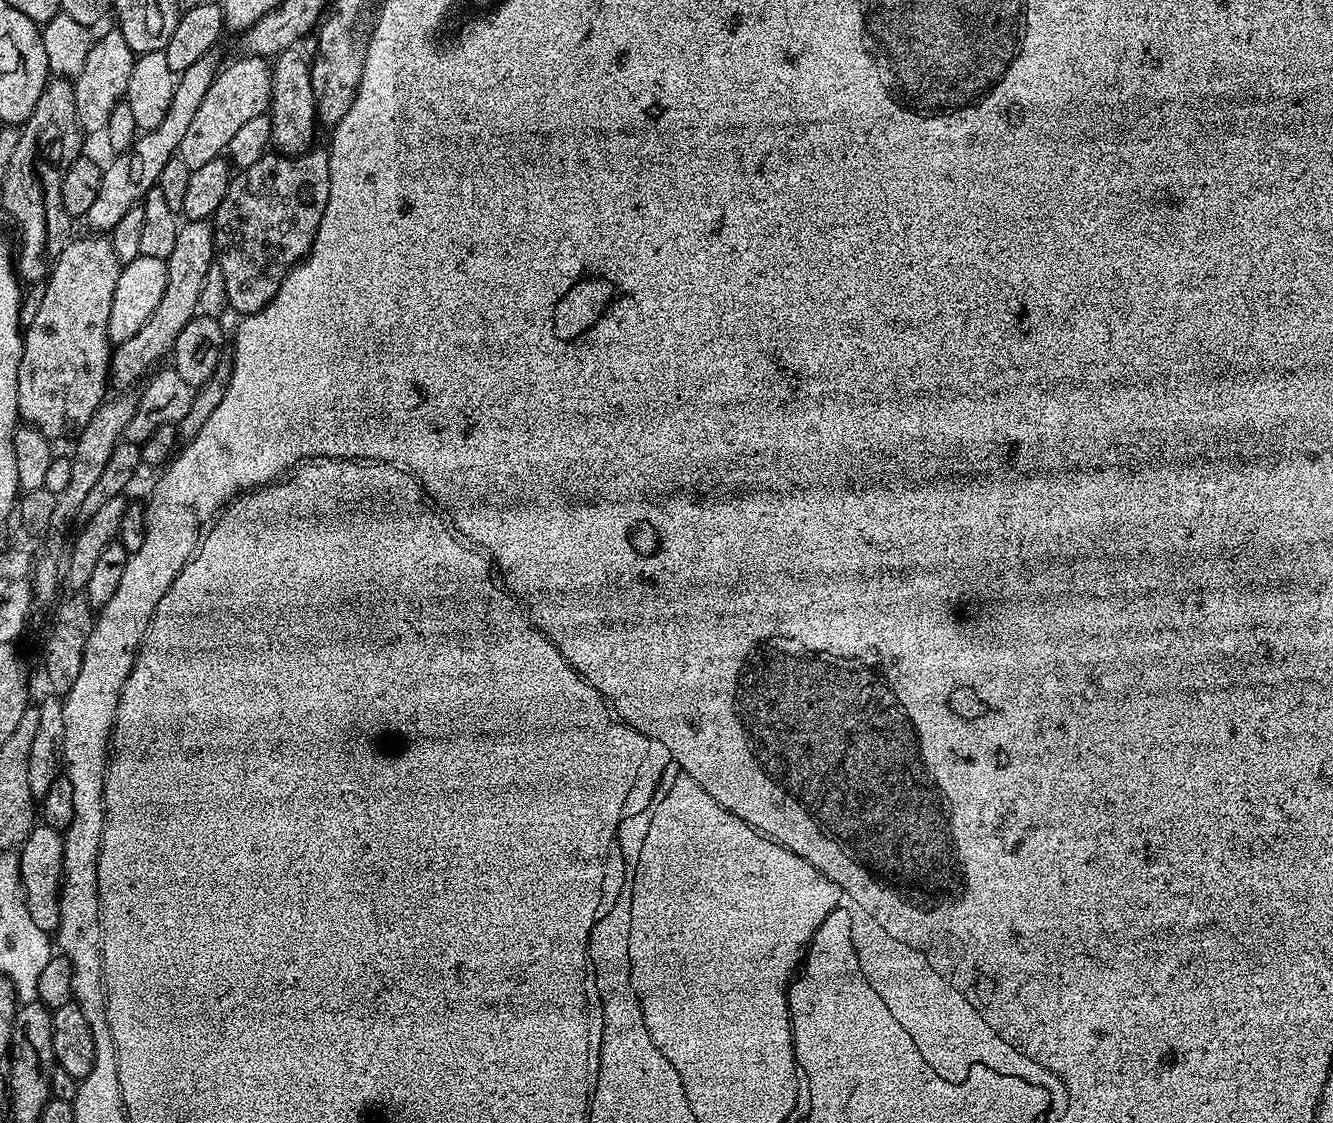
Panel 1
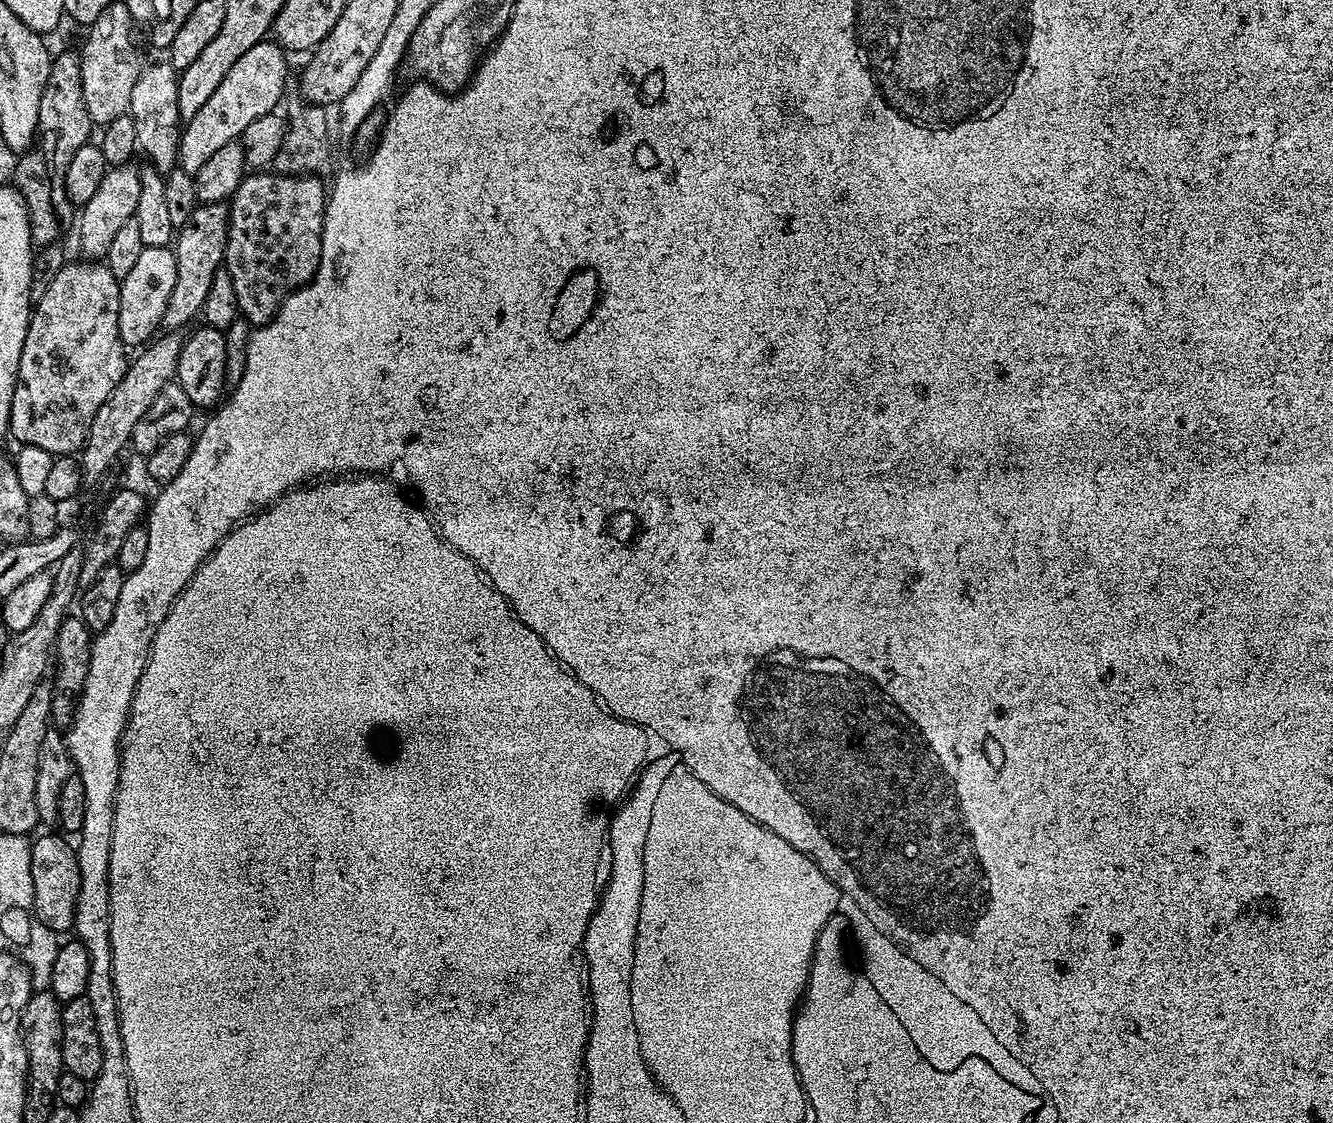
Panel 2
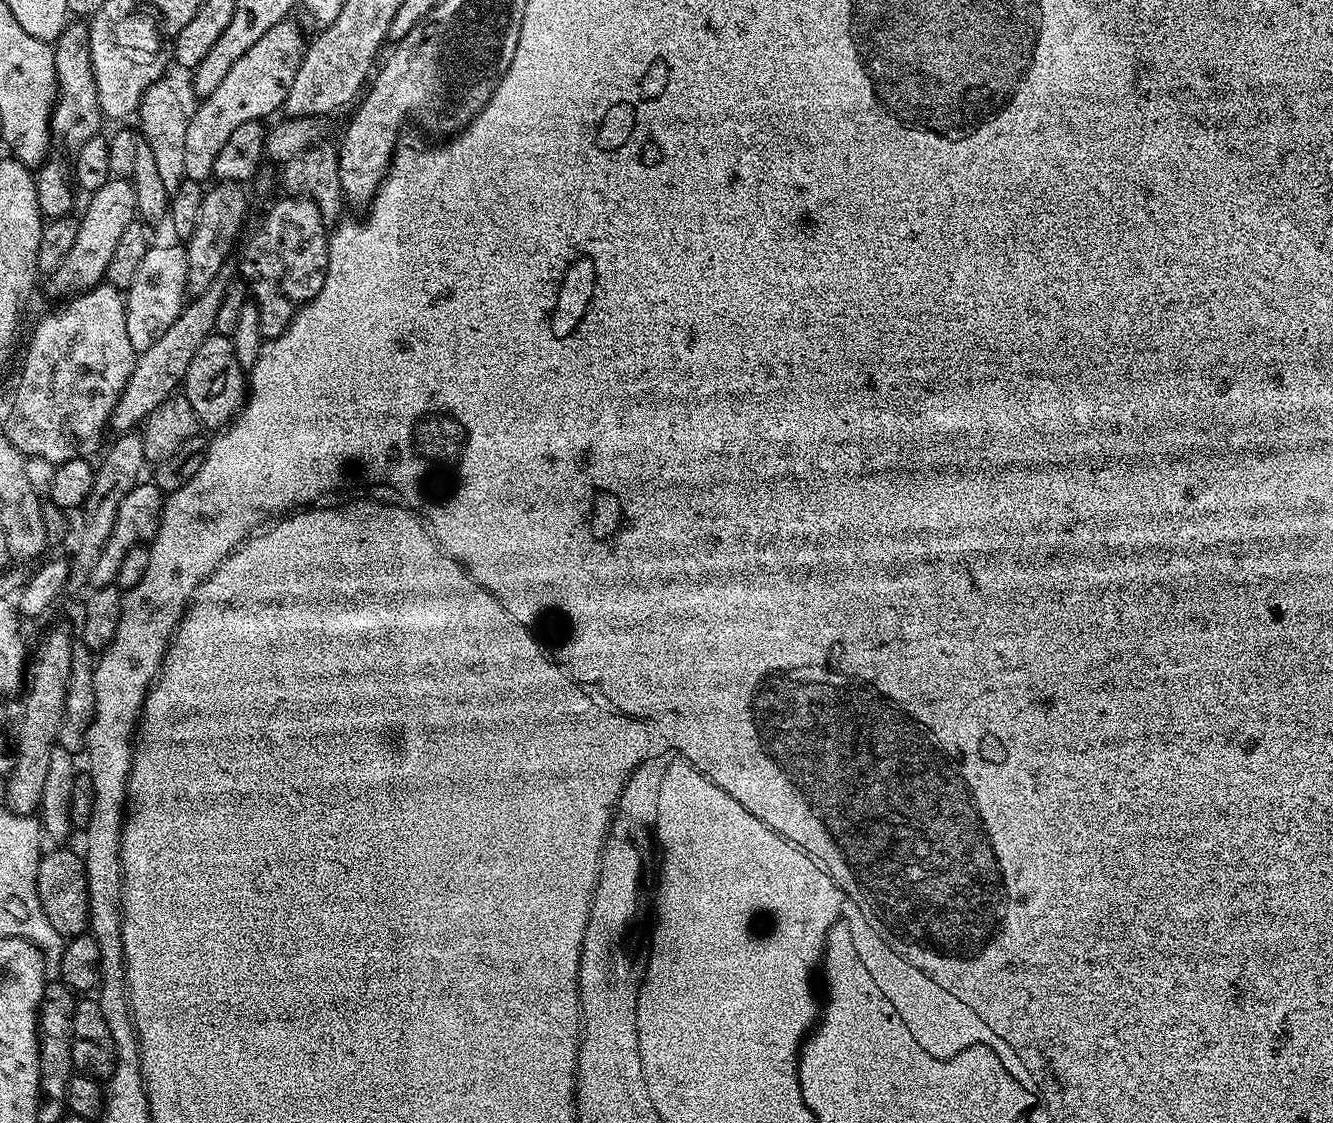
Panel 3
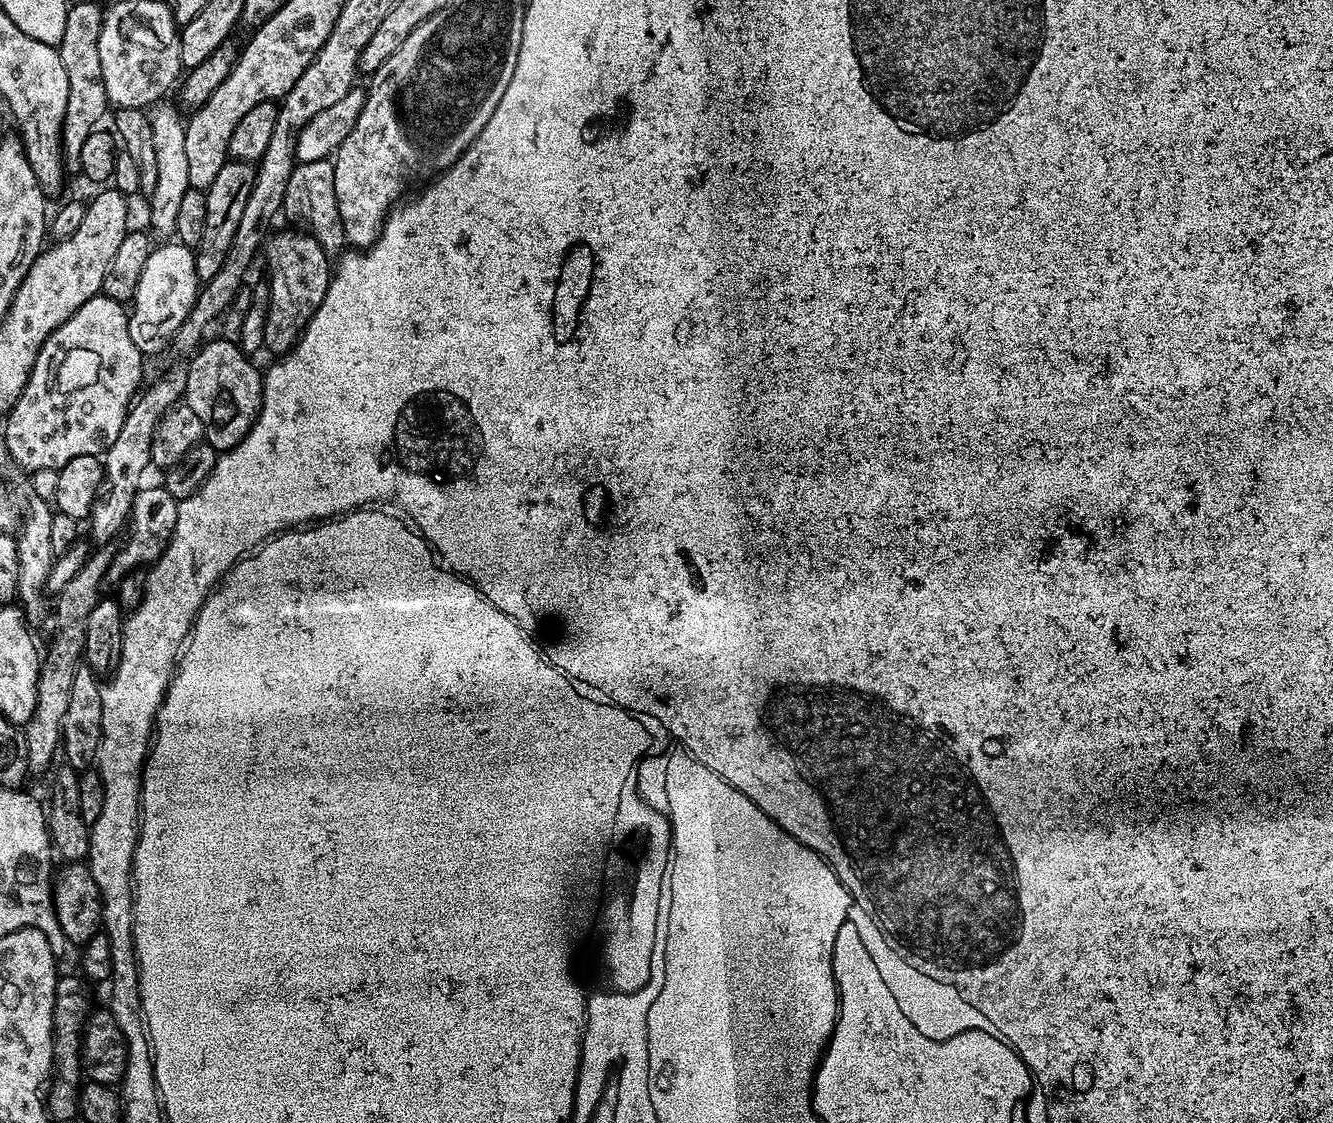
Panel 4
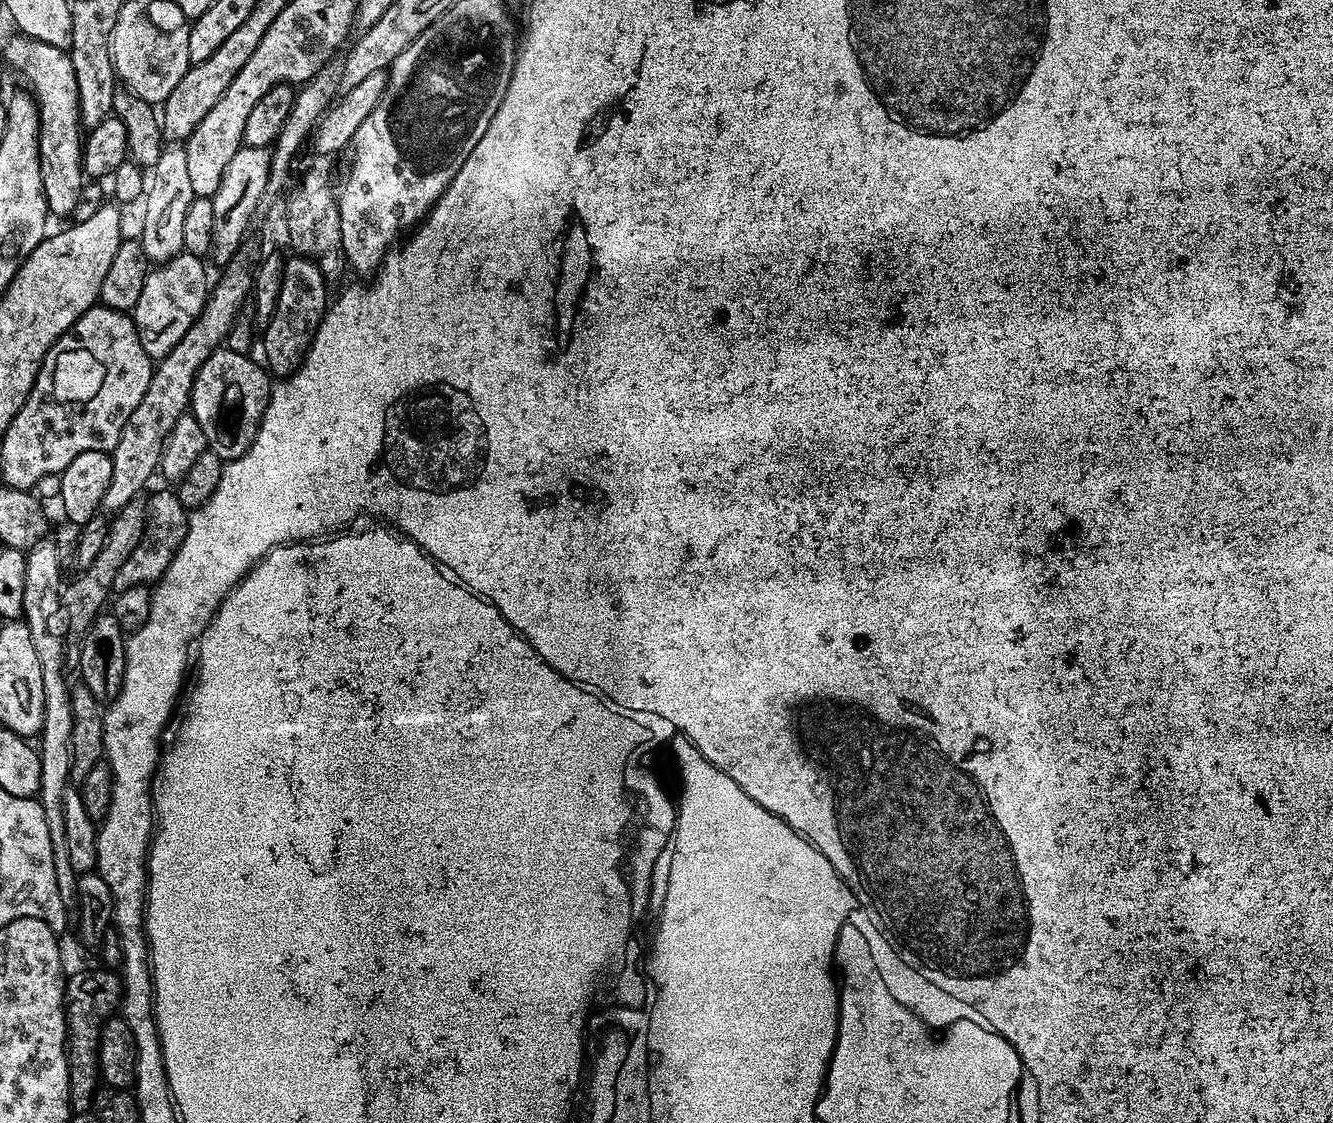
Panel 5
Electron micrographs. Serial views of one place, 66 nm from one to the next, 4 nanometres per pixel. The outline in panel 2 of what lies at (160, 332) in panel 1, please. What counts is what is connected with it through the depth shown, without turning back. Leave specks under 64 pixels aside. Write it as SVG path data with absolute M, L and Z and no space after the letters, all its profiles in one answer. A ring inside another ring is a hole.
M200 204L174 236L174 251L178 278L174 282L174 294L170 294L168 309L164 315L163 327L168 330L180 330L183 324L199 317L204 310L206 294L210 294L210 282L214 274L221 271L224 251L228 241L228 204Z

